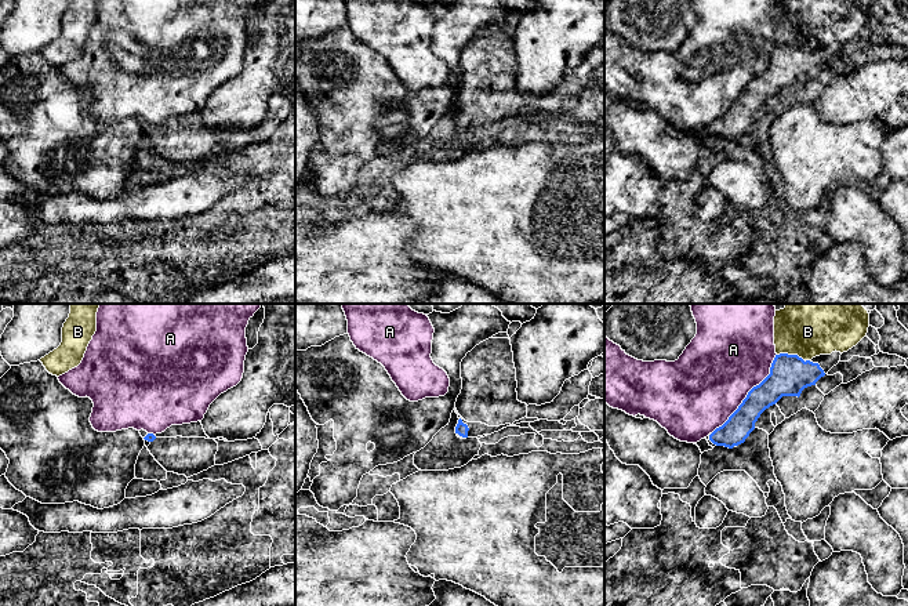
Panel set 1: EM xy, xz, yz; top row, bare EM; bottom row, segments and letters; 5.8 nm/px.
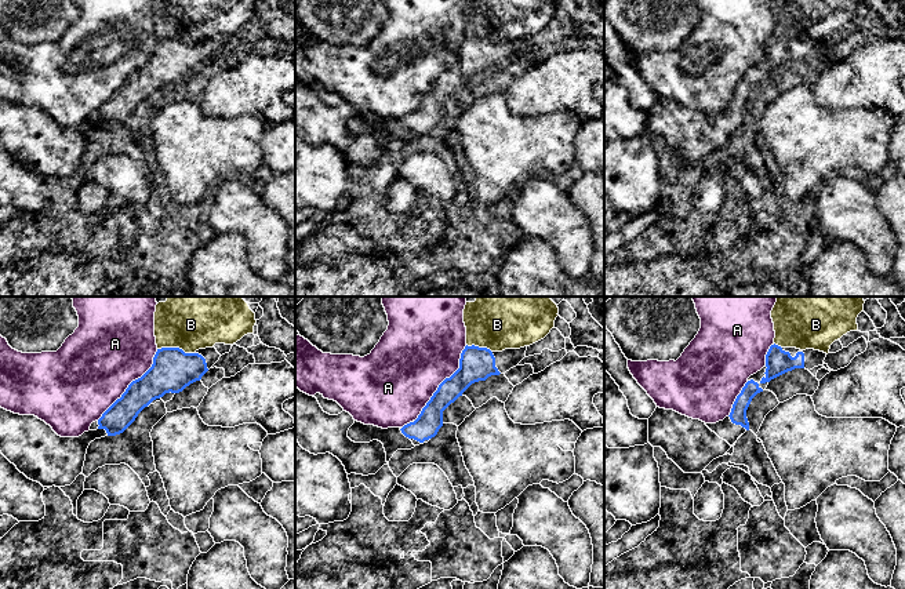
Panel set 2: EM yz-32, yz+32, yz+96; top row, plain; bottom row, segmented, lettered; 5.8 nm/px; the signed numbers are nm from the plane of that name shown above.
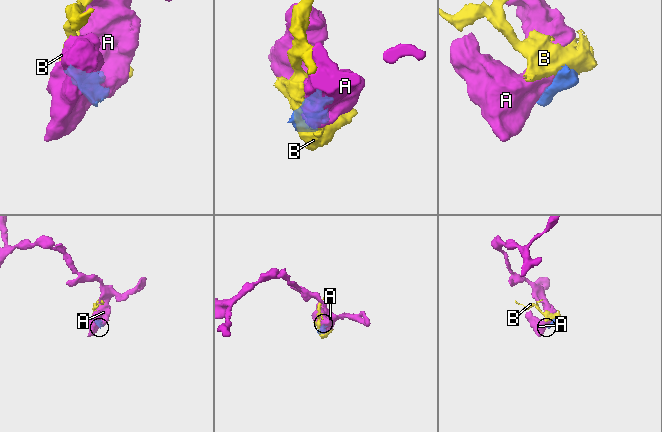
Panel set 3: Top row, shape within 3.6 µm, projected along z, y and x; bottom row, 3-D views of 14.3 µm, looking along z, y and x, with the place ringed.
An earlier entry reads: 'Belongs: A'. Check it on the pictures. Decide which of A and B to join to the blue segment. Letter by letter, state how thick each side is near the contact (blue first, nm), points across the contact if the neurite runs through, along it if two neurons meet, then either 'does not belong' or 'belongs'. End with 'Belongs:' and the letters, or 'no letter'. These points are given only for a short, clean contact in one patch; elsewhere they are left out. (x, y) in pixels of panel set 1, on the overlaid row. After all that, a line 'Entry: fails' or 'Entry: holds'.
A: 220 nm thick on the blue side, 460 nm on the other; does not belong
B: 240 nm thick on the blue side, 400 nm on the other; does not belong
Belongs: no letter
Entry: fails

